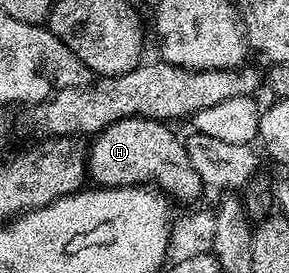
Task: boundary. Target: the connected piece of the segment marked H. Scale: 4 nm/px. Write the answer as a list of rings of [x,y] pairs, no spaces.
[[[122,118],[113,124],[109,124],[104,130],[94,135],[92,146],[89,146],[87,154],[87,173],[90,181],[96,187],[108,186],[142,186],[150,184],[158,188],[168,199],[176,198],[179,202],[195,202],[199,193],[205,190],[201,176],[187,162],[187,150],[182,141],[175,139],[175,134],[167,130],[168,123],[154,118]]]

